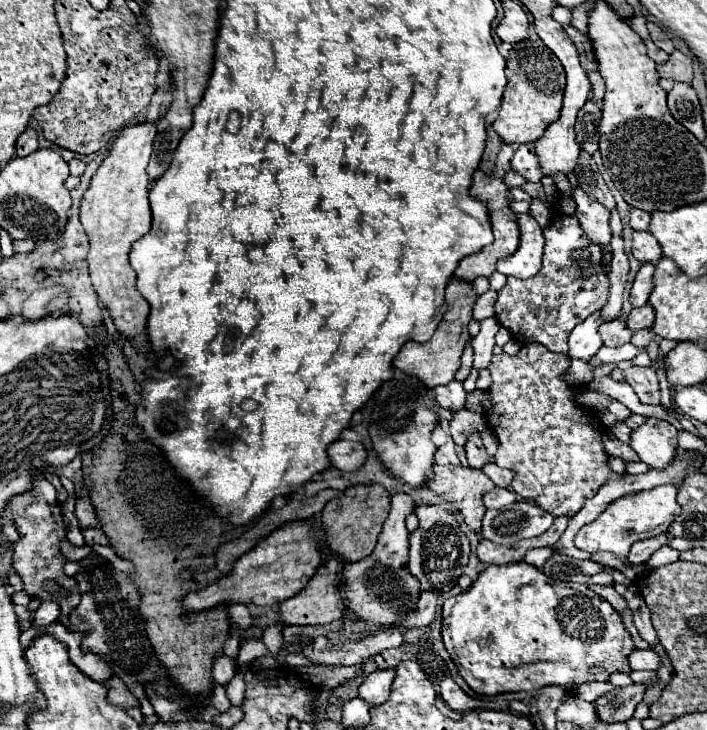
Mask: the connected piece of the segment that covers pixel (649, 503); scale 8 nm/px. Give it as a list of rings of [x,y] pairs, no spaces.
[[[662,484],[652,490],[632,494],[618,498],[612,502],[594,522],[586,524],[574,538],[576,548],[586,550],[586,552],[598,552],[598,550],[608,550],[618,554],[622,560],[626,560],[630,546],[638,540],[648,540],[658,534],[666,534],[668,526],[674,522],[676,516],[680,516],[680,506],[676,502],[680,486],[678,484]]]

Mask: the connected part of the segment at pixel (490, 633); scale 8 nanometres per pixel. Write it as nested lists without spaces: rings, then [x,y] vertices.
[[[516,562],[516,564],[508,564],[508,566],[488,566],[466,592],[446,598],[444,606],[442,606],[442,640],[444,640],[444,646],[446,646],[452,662],[456,664],[460,676],[480,696],[494,696],[494,694],[502,694],[502,692],[536,694],[540,688],[552,686],[552,684],[570,690],[570,688],[576,688],[576,686],[580,686],[584,682],[608,682],[608,678],[612,674],[616,674],[616,672],[626,672],[626,674],[632,672],[630,666],[628,666],[628,656],[636,650],[636,646],[632,642],[632,636],[624,628],[624,622],[622,622],[620,614],[604,598],[594,594],[584,584],[552,582],[546,574],[542,574],[538,568],[534,568],[534,566],[526,564],[526,562]]]

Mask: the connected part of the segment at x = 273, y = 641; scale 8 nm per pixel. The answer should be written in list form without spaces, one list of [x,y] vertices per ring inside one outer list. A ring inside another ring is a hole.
[[[274,624],[274,626],[268,626],[264,632],[262,632],[262,640],[264,644],[268,646],[268,650],[272,654],[276,654],[280,648],[282,648],[282,636],[280,636],[280,624]]]

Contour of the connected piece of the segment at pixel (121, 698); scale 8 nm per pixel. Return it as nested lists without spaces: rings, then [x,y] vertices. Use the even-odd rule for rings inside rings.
[[[110,678],[108,680],[108,702],[120,706],[120,708],[130,708],[130,706],[138,706],[138,700],[134,698],[134,694],[122,684],[120,678]]]

